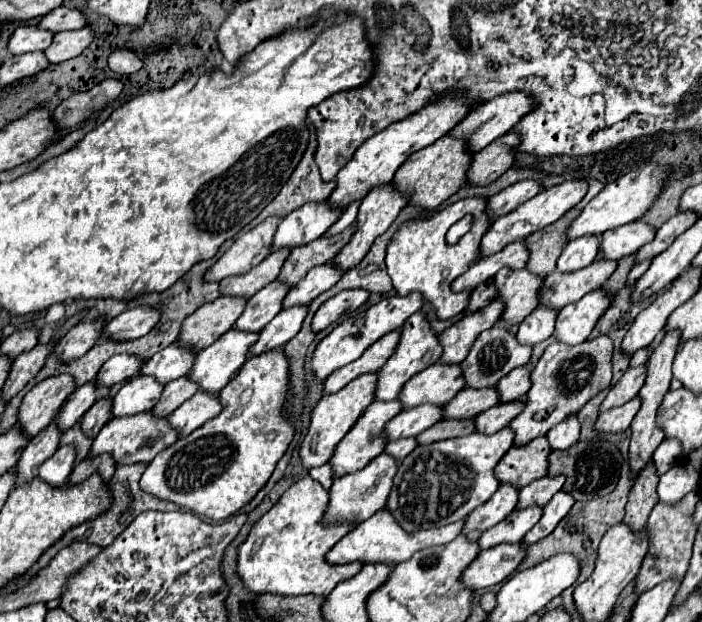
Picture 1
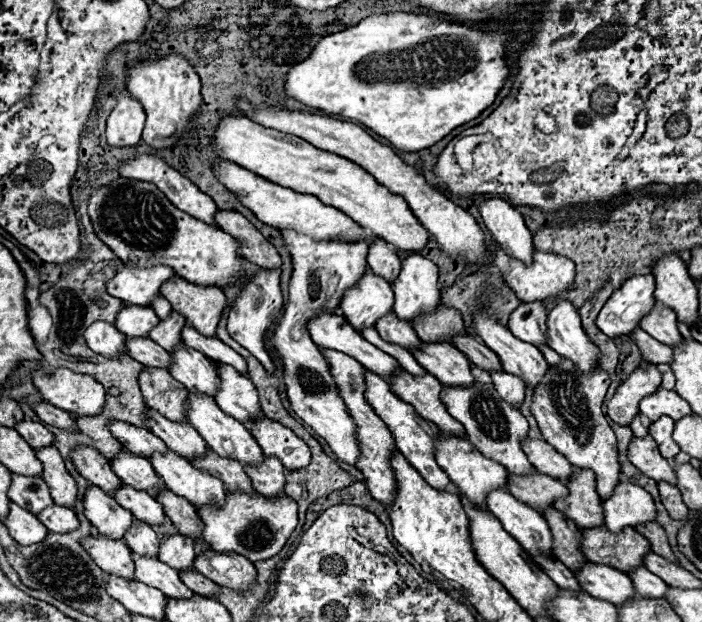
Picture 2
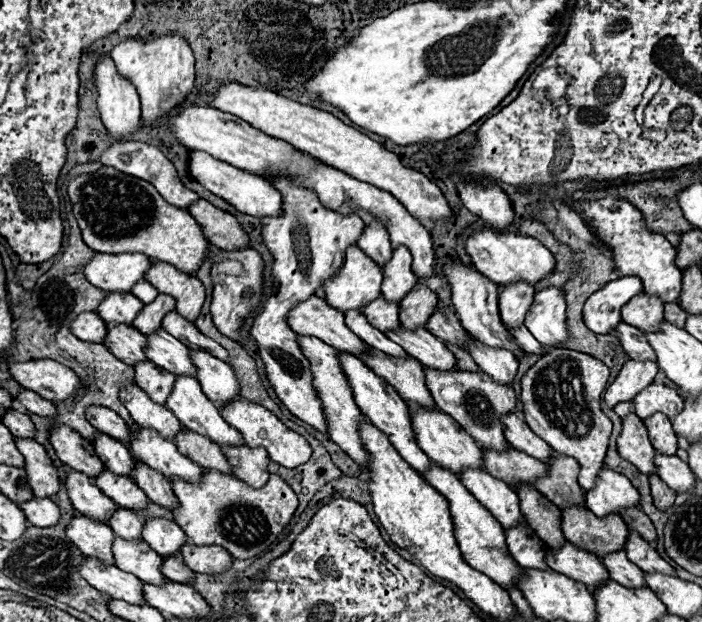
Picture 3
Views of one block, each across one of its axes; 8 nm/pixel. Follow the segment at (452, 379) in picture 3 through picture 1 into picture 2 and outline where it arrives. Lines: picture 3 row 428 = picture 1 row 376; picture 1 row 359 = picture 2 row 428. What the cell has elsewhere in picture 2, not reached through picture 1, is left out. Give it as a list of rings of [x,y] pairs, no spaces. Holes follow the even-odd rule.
[[[476,382],[470,388],[450,388],[444,386],[442,390],[442,400],[450,412],[450,416],[454,416],[458,422],[464,424],[466,432],[468,432],[468,440],[490,460],[496,460],[498,464],[506,466],[506,470],[510,474],[534,474],[536,468],[528,462],[524,450],[522,450],[522,442],[528,436],[528,422],[526,418],[512,408],[508,402],[504,402],[496,388],[492,384],[480,384]]]

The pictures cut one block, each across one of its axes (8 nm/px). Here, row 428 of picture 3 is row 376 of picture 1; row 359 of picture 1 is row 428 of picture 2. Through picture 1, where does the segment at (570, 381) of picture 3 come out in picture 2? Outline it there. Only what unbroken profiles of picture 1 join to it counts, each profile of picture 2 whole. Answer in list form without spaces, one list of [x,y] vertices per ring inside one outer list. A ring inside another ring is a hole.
[[[562,360],[560,366],[550,366],[540,388],[534,392],[532,414],[544,434],[544,440],[552,444],[562,456],[570,460],[576,468],[586,468],[596,474],[598,494],[610,498],[614,486],[622,478],[618,464],[618,442],[608,424],[608,418],[602,414],[602,402],[610,384],[608,374],[598,368],[592,376],[584,376],[570,360]]]

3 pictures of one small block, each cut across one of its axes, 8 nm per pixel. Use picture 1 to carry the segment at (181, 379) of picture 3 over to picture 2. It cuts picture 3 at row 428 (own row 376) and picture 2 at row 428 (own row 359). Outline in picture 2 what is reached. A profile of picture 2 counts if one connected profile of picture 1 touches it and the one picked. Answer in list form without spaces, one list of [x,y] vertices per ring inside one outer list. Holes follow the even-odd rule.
[[[188,394],[188,404],[190,404],[188,422],[200,432],[200,436],[206,440],[210,450],[218,452],[220,456],[226,456],[226,458],[232,458],[232,460],[238,460],[238,462],[250,464],[250,466],[258,466],[264,460],[262,448],[258,446],[258,442],[254,440],[250,430],[244,428],[244,424],[240,424],[238,420],[224,414],[218,408],[216,400],[212,400],[210,396],[204,396],[204,394],[202,396],[200,394]]]

